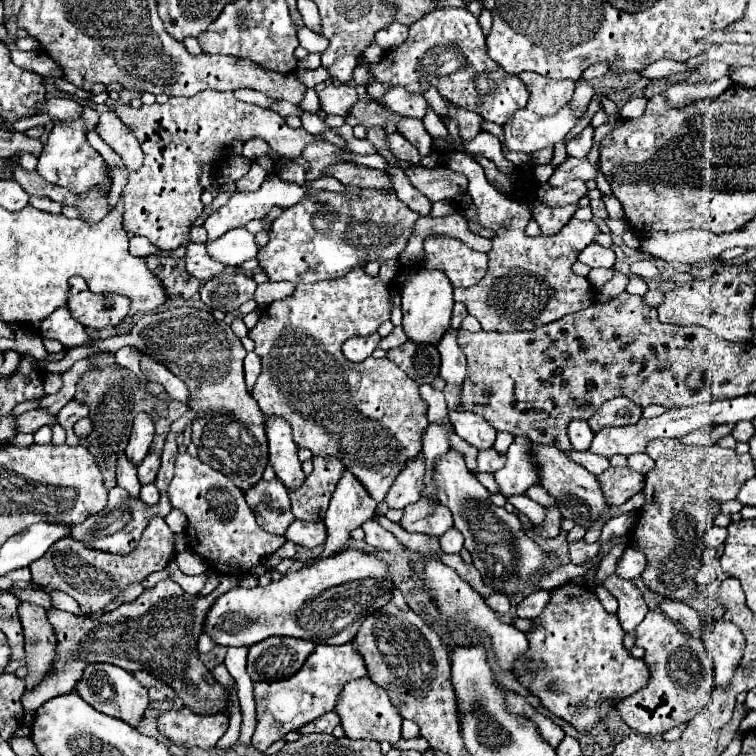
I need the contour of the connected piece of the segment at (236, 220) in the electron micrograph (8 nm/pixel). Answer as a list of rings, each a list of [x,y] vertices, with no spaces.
[[[268,174],[258,192],[246,192],[246,194],[236,192],[236,194],[232,194],[232,198],[228,200],[226,206],[214,210],[214,212],[206,218],[204,228],[206,228],[206,232],[208,232],[208,240],[216,240],[216,238],[220,238],[222,234],[226,234],[228,230],[238,228],[238,226],[244,226],[244,224],[248,224],[248,222],[254,220],[254,218],[264,218],[264,216],[270,212],[272,206],[288,208],[288,206],[296,204],[298,200],[302,200],[302,196],[306,196],[306,192],[304,192],[298,184],[288,182],[288,180],[282,180],[278,174]]]

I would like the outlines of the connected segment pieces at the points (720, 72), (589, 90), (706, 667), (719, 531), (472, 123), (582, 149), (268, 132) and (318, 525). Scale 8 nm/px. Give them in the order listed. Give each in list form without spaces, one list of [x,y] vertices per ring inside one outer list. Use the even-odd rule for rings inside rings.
[[[706,62],[698,68],[698,74],[700,74],[700,82],[714,82],[714,80],[728,74],[728,64],[724,64],[724,62]]]
[[[580,80],[578,86],[576,86],[576,90],[574,90],[574,98],[572,98],[572,104],[574,104],[578,116],[582,116],[582,114],[586,112],[588,102],[590,102],[592,96],[594,96],[594,88],[592,88],[592,84],[588,84],[586,80]]]
[[[650,610],[646,618],[634,630],[636,646],[644,648],[644,660],[650,670],[650,680],[636,694],[616,702],[620,718],[638,734],[658,736],[666,730],[692,720],[710,698],[714,688],[714,664],[710,664],[710,654],[702,640],[694,638],[688,632],[680,632],[674,620],[664,616],[660,610]],[[688,670],[688,686],[686,686]]]
[[[712,526],[712,528],[708,530],[708,534],[706,534],[704,542],[706,542],[706,546],[708,546],[708,548],[710,548],[710,546],[718,548],[718,546],[722,546],[722,544],[724,544],[726,536],[728,536],[728,530],[726,530],[726,528],[720,528],[720,526]]]
[[[446,102],[448,104],[448,120],[454,120],[454,122],[458,122],[458,130],[460,130],[460,136],[464,138],[464,140],[470,140],[470,138],[474,138],[482,128],[482,122],[484,122],[484,118],[482,116],[478,116],[476,112],[470,112],[470,110],[466,110],[466,108],[462,108],[462,106],[456,106],[456,104],[452,104],[452,102]]]
[[[588,126],[588,128],[584,128],[576,138],[572,138],[572,140],[566,144],[568,156],[576,156],[576,158],[588,156],[590,146],[592,146],[592,132],[594,132],[594,128]]]
[[[206,90],[206,92],[198,92],[192,98],[172,96],[166,104],[152,104],[142,108],[132,108],[130,104],[118,104],[114,112],[132,130],[132,134],[136,136],[136,140],[140,142],[144,150],[144,164],[136,172],[128,172],[128,184],[122,190],[124,230],[148,238],[152,244],[156,244],[162,250],[176,250],[182,242],[186,242],[190,224],[204,210],[200,202],[200,196],[204,192],[204,186],[200,184],[200,174],[204,172],[206,166],[212,168],[216,164],[216,156],[224,152],[226,148],[230,148],[232,142],[264,138],[268,146],[276,150],[282,158],[292,158],[292,156],[300,156],[304,144],[312,140],[312,134],[308,134],[304,128],[298,128],[298,130],[288,128],[280,114],[276,114],[270,108],[246,104],[238,100],[234,92]]]
[[[294,520],[290,524],[290,528],[286,530],[286,540],[292,540],[300,546],[306,546],[306,548],[314,548],[314,546],[320,546],[324,544],[326,540],[326,528],[322,522],[304,522],[304,520]]]

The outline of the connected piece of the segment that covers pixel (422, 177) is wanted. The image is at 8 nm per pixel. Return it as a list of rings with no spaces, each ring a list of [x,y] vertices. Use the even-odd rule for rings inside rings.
[[[412,166],[406,168],[406,174],[412,186],[432,202],[450,200],[454,204],[462,204],[462,200],[468,196],[468,178],[460,172],[454,172],[448,166]]]

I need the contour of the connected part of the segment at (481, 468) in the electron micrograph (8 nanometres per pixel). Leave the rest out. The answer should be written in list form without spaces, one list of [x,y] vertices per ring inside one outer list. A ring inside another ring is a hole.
[[[490,448],[486,452],[478,452],[476,470],[472,470],[472,474],[478,474],[478,472],[496,472],[498,468],[502,468],[504,462],[506,462],[506,456],[498,454],[494,448]]]

